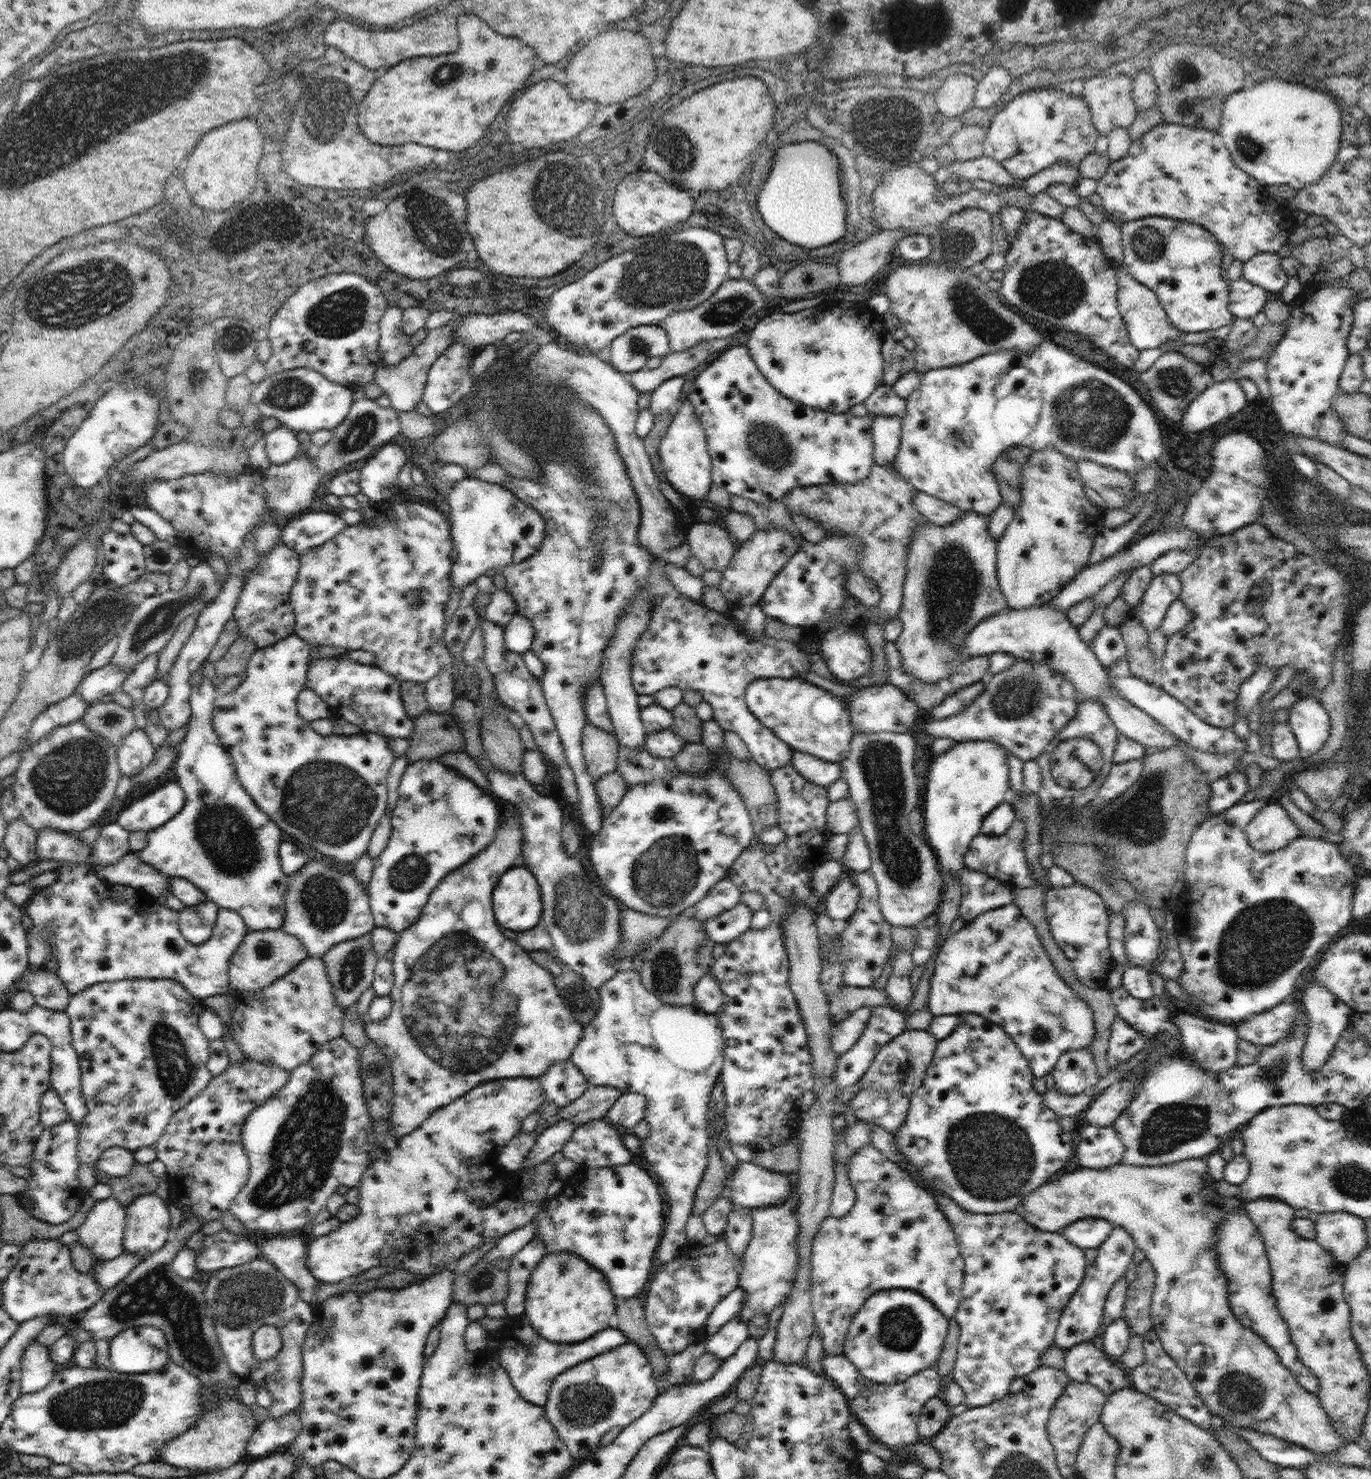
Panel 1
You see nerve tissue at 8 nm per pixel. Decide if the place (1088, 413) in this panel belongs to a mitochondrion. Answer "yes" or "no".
yes

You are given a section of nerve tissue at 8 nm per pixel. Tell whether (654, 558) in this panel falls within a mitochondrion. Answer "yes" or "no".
no

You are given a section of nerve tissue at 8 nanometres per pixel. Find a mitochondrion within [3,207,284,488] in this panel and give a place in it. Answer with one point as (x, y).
(79, 294)

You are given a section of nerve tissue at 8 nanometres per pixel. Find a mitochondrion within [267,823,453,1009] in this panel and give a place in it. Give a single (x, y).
(326, 903)

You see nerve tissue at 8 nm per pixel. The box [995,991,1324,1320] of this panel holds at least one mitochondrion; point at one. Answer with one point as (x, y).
(1169, 1126)

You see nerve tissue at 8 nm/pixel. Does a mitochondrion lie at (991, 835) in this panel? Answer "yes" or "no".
no

